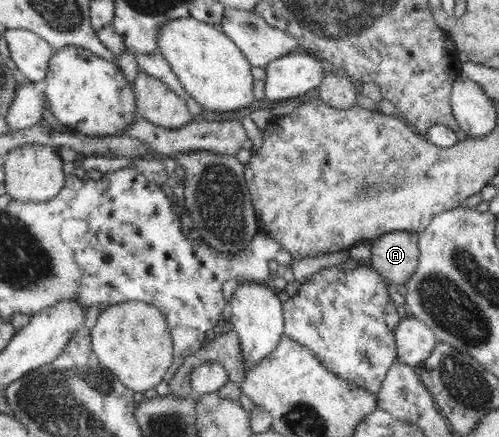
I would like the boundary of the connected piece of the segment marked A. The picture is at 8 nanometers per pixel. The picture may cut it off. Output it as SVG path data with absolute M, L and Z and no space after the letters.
M390 231L370 244L373 268L393 286L406 285L415 276L421 256L419 234Z

